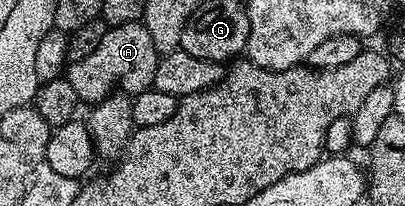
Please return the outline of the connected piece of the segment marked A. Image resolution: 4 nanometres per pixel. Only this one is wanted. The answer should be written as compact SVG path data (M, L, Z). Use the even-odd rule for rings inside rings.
M143 21L109 26L106 36L102 36L98 48L94 48L90 56L68 63L66 77L70 88L74 88L81 103L100 102L103 98L109 98L117 88L125 95L135 96L141 94L143 90L152 89L154 72L158 72L161 57L154 48L154 40L150 40L150 32L146 32Z

